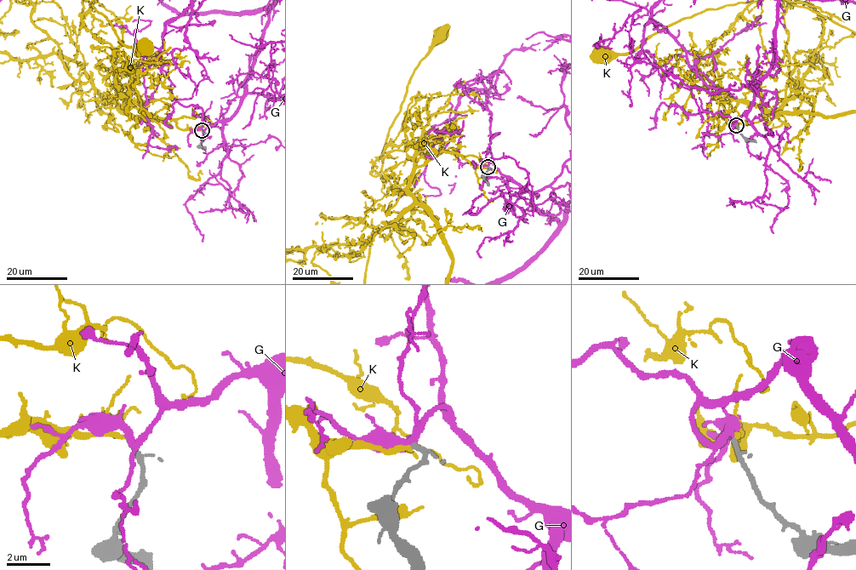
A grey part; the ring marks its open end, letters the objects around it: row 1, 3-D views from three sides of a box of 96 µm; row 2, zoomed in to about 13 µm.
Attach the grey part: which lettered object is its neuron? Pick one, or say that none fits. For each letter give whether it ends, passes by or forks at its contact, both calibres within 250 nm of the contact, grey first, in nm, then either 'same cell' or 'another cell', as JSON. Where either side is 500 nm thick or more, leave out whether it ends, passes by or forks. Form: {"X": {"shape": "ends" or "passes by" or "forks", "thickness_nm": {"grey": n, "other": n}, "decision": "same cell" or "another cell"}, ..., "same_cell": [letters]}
{"G": {"shape": "forks", "thickness_nm": {"grey": 160, "other": 280}, "decision": "another cell"}, "K": {"shape": "passes by", "thickness_nm": {"grey": 160, "other": 160}, "decision": "same cell"}, "same_cell": ["K"]}

